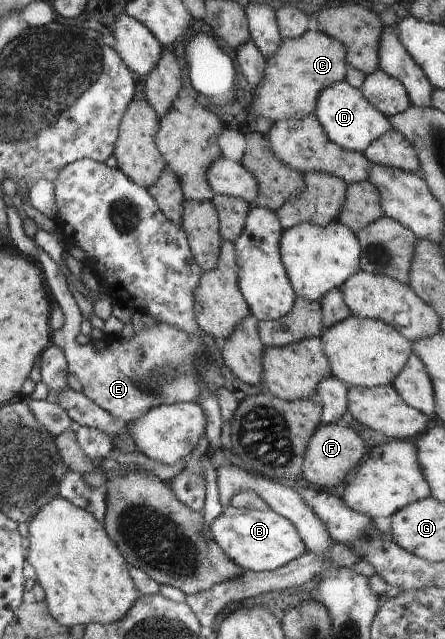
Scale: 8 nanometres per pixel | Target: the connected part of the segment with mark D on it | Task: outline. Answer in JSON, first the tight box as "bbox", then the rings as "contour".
{"bbox":[315,82,393,153],"contour":[[[338,82],[320,92],[317,98],[315,118],[324,128],[328,139],[346,151],[363,153],[363,151],[393,129],[388,116],[378,111],[361,92],[348,82]]]}

